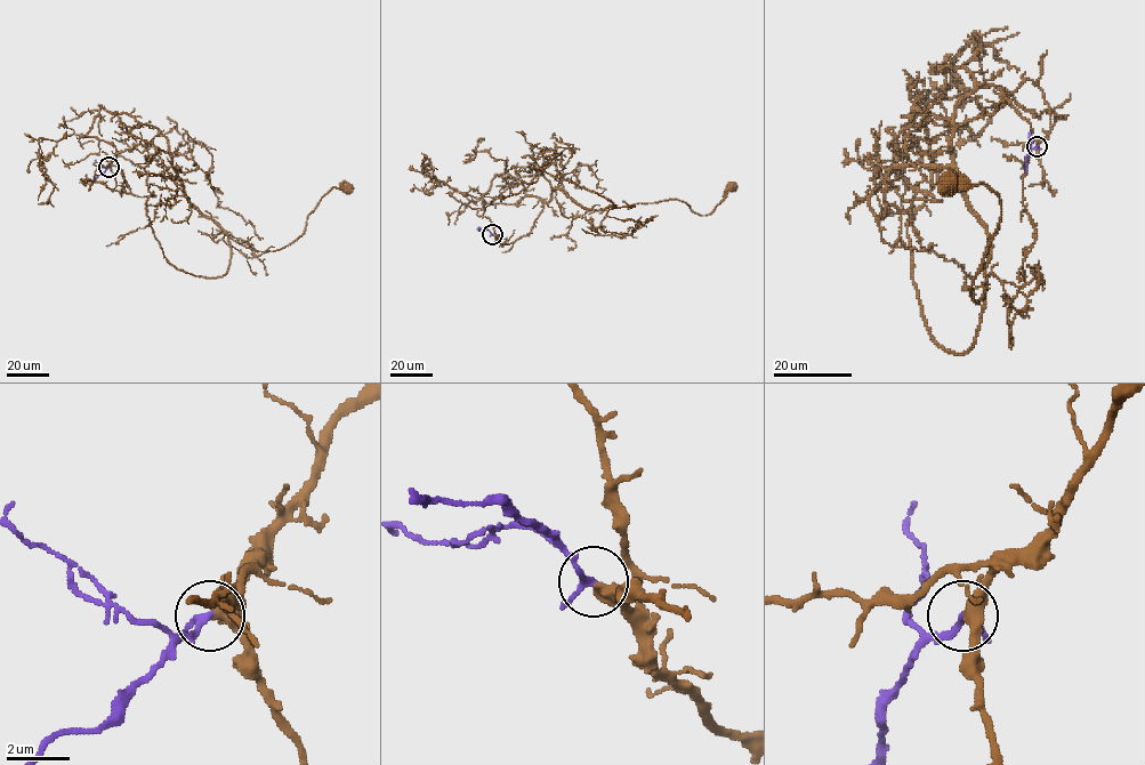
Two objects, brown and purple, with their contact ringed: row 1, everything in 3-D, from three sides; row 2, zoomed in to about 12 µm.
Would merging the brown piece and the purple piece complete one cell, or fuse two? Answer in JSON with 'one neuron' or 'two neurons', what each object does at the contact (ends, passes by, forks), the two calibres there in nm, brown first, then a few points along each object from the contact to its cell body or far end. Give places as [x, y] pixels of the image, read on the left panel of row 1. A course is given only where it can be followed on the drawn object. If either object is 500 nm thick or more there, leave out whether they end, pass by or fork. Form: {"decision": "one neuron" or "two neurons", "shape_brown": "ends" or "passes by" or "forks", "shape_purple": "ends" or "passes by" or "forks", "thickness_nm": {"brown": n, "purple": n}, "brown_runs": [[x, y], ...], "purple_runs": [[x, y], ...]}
{"decision": "two neurons", "shape_brown": "forks", "shape_purple": "passes by", "thickness_nm": {"brown": 320, "purple": 170}, "brown_runs": [[109, 167], [161, 135], [185, 198], [259, 251], [296, 241], [332, 187], [349, 188]], "purple_runs": [[109, 167], [93, 179]]}

